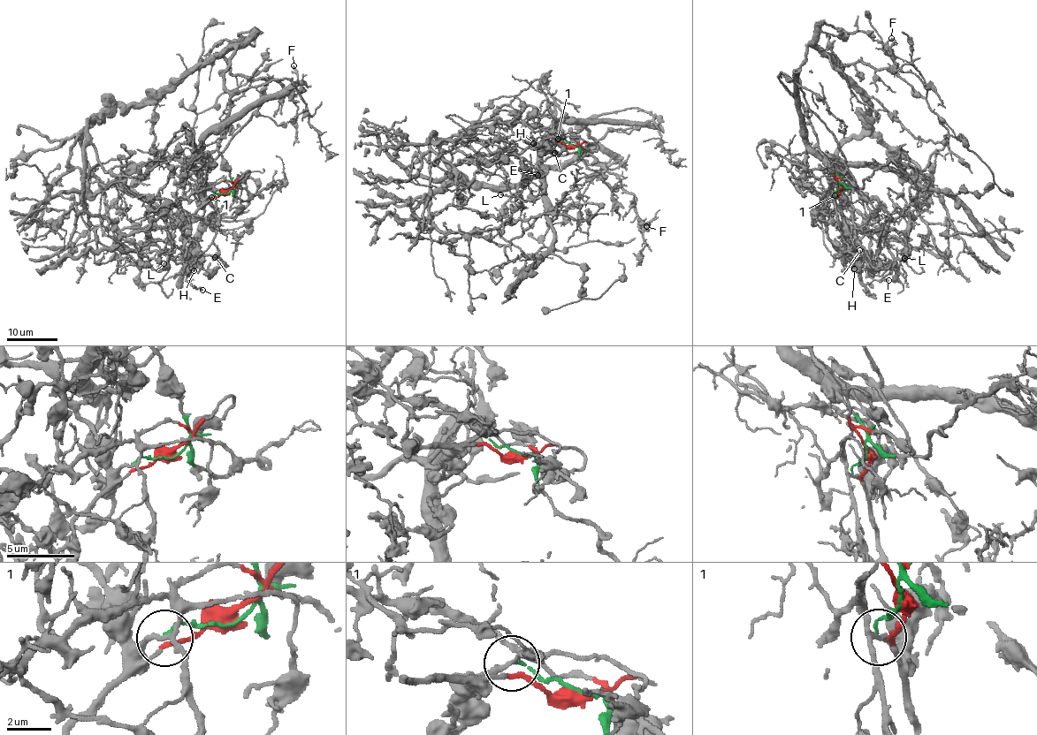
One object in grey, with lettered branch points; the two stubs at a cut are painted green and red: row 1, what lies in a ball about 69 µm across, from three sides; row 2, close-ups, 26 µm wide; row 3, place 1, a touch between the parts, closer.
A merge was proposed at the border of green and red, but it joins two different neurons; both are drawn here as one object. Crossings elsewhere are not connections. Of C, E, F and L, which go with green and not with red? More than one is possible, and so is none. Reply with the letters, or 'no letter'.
E, F, L

